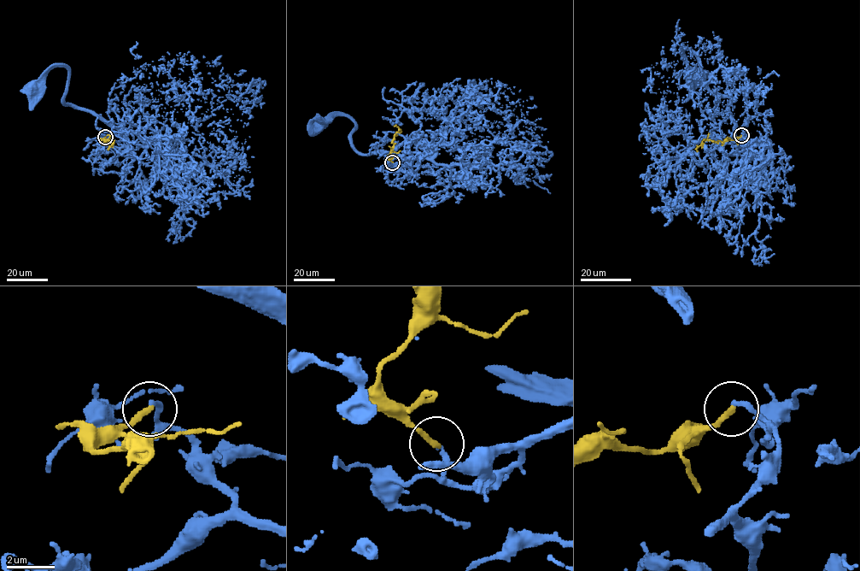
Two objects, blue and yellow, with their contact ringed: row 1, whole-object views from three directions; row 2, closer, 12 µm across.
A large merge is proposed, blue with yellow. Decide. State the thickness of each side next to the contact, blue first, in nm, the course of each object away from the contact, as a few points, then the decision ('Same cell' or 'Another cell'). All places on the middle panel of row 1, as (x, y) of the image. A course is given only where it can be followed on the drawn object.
Thickness 200 nm (blue) against 240 nm. Course of blue: (393, 162), (412, 160), (418, 144), (435, 148), (430, 158), (359, 154), (351, 119), (329, 116), (320, 124). Course of yellow: (393, 162), (388, 155), (393, 146), (394, 135), (400, 131), (394, 126). Another cell

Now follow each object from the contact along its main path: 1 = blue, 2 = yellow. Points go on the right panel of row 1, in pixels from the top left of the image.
1: (741, 135), (738, 148), (719, 144), (737, 141), (731, 99), (710, 91), (685, 49), (695, 76)
2: (741, 136), (734, 140), (704, 139), (696, 148), (698, 150)

